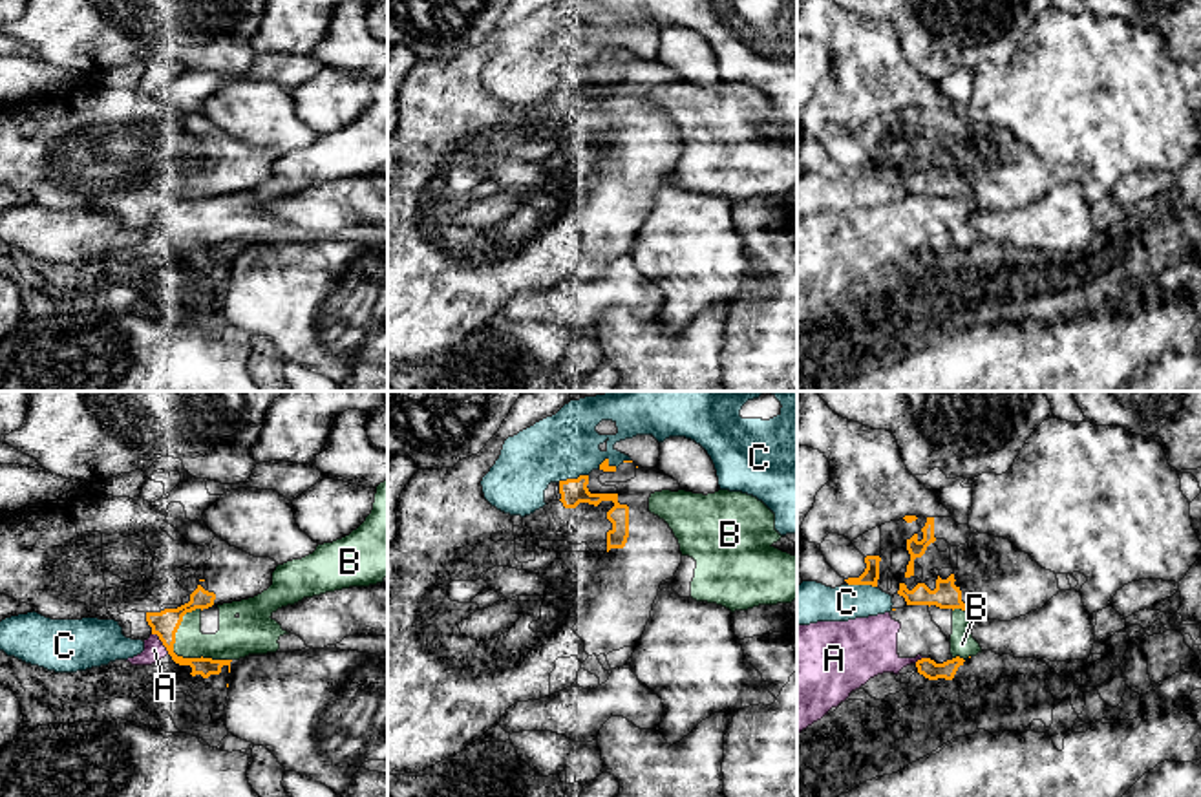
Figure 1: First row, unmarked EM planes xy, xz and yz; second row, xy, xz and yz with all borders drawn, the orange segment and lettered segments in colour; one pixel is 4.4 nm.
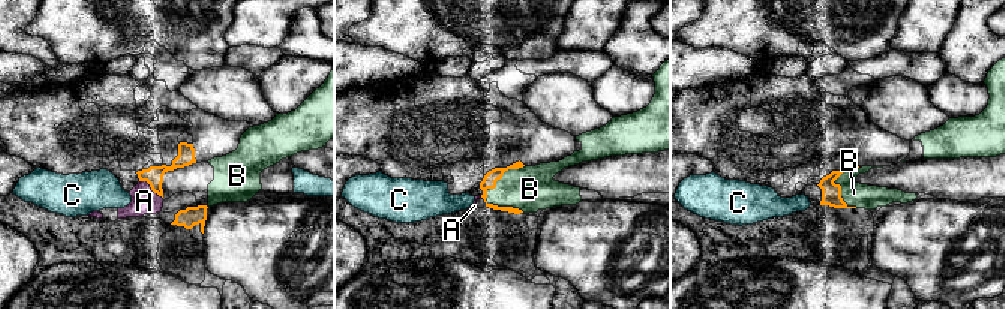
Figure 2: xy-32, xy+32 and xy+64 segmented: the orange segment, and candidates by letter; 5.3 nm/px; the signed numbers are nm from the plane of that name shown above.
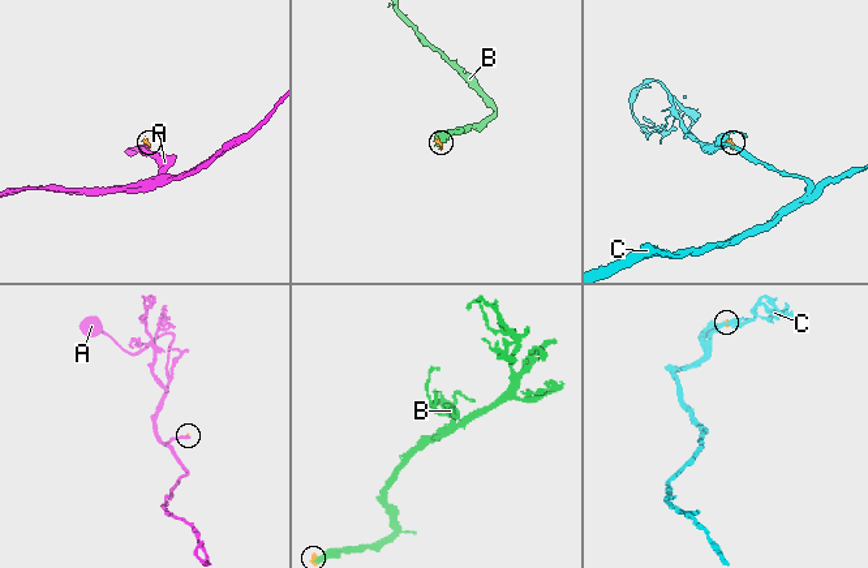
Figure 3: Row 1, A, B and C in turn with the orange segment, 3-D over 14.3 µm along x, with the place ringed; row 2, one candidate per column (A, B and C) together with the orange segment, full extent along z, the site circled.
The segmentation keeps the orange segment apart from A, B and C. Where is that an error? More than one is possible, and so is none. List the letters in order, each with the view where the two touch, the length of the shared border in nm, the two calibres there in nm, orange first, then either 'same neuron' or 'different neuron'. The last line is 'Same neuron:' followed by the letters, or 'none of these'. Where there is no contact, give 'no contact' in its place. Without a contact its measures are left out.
A: meets orange in xy; contact 120 nm long; 120 nm thick on the orange side, 90 nm on the other; different neuron
B: meets orange in xy; contact 300 nm long; 120 nm thick on the orange side, 170 nm on the other; different neuron
C: meets orange in xz; contact 140 nm long; 110 nm thick on the orange side, 280 nm on the other; different neuron
Same neuron: none of these

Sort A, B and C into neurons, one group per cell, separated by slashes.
A B / C

